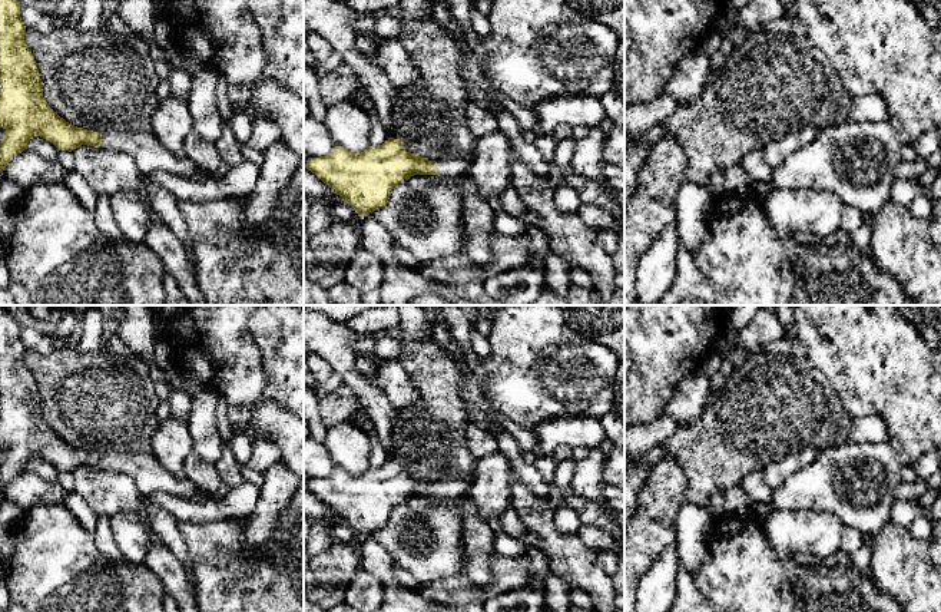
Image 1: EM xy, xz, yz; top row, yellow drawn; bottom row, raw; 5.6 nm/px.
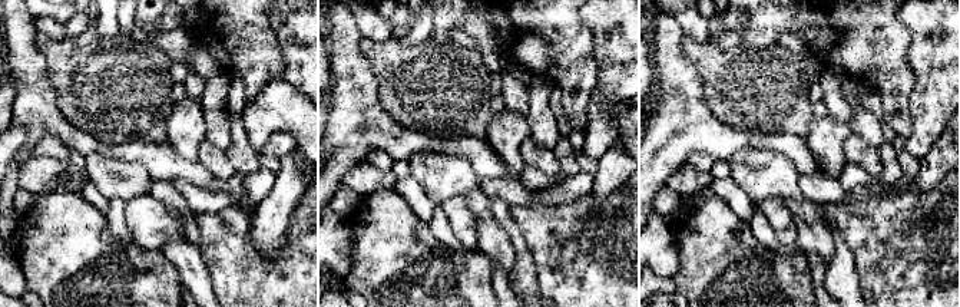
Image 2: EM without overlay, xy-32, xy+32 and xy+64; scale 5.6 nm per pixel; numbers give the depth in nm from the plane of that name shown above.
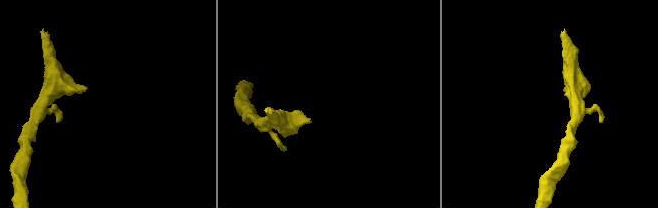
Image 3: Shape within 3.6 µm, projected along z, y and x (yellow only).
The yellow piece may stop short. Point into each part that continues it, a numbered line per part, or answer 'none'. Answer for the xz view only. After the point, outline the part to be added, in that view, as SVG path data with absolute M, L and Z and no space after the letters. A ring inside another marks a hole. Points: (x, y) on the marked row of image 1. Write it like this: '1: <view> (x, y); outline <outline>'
1: xz (449, 165); outline M437 152L427 158L428 161L435 161L435 169L441 178L455 178L457 175L470 171L473 161L473 153L457 155L454 152Z

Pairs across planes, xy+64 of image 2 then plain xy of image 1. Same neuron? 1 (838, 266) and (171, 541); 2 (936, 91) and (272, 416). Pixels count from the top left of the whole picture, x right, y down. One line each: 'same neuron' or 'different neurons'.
1: same neuron
2: different neurons

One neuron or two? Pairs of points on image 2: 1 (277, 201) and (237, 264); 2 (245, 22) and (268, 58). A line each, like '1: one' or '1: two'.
1: two
2: one

